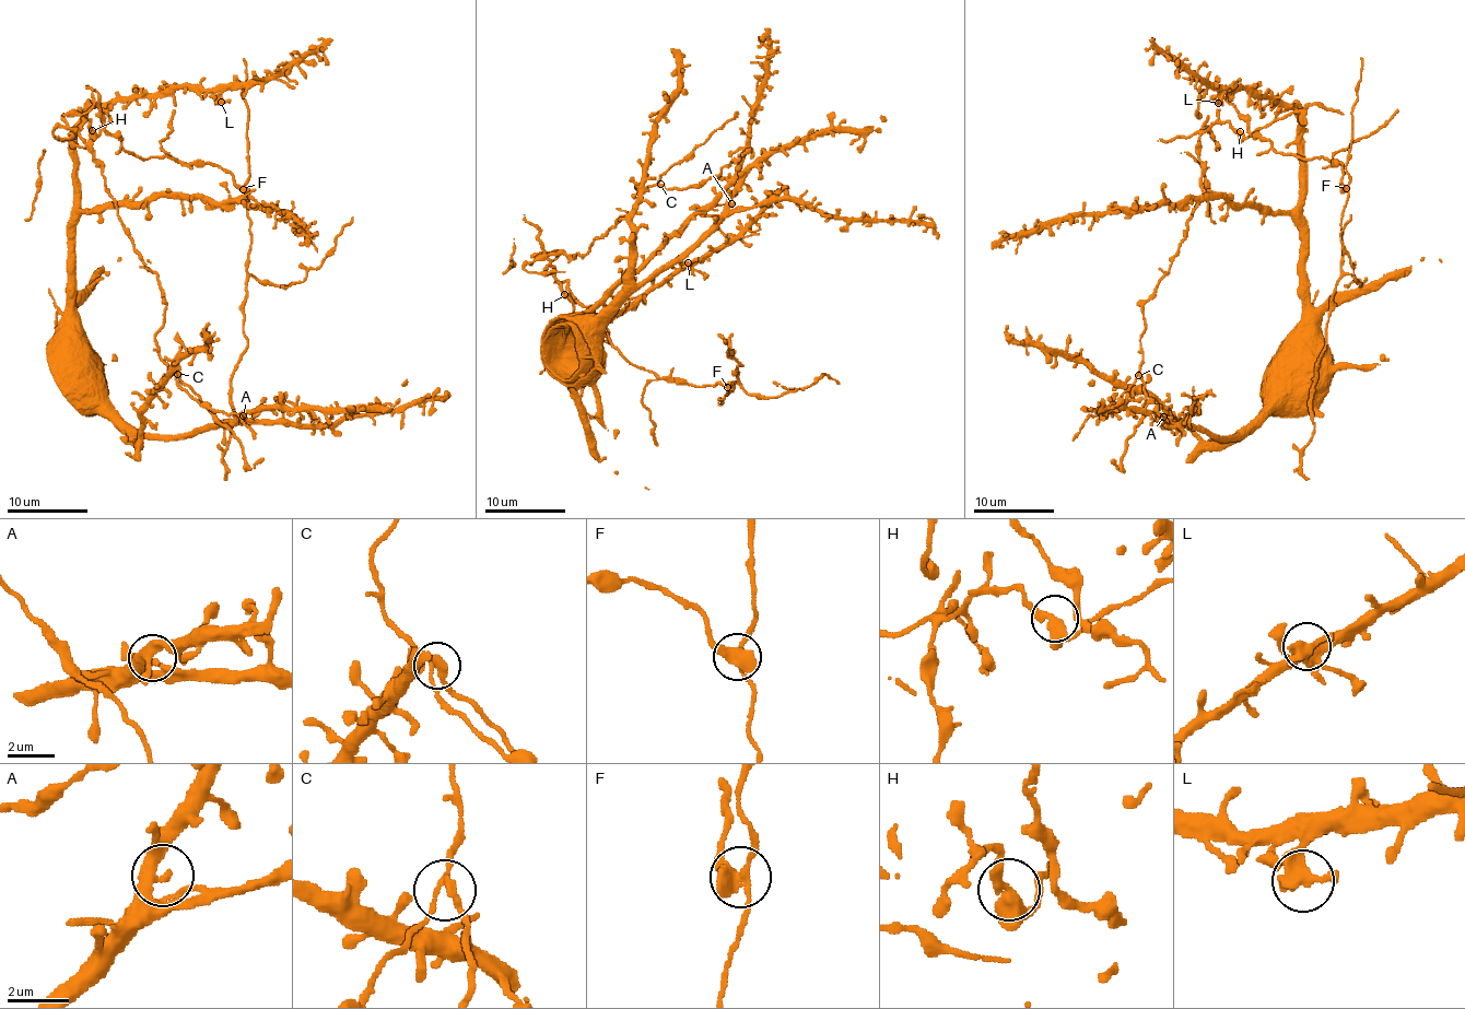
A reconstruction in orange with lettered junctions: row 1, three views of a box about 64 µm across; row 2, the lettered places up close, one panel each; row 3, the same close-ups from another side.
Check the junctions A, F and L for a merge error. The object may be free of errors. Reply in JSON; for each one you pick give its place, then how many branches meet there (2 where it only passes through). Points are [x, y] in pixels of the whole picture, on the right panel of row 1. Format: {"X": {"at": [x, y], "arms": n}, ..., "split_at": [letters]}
{"F": {"at": [1346, 188], "arms": 3}, "split_at": ["F"]}

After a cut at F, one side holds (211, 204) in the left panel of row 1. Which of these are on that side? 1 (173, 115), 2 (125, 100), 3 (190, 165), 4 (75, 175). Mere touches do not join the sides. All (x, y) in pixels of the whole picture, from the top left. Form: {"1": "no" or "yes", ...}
{"1": "no", "2": "yes", "3": "no", "4": "yes"}

